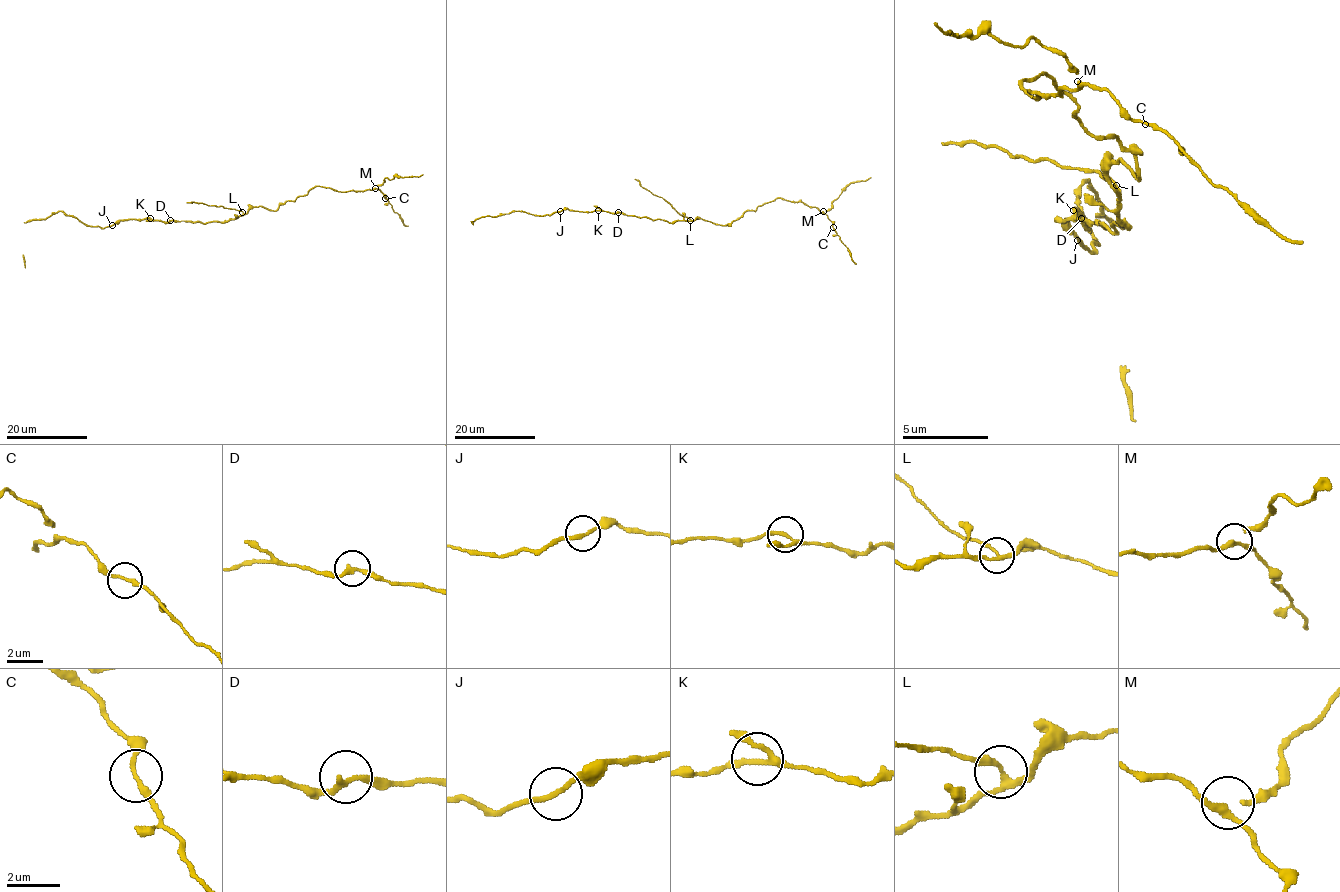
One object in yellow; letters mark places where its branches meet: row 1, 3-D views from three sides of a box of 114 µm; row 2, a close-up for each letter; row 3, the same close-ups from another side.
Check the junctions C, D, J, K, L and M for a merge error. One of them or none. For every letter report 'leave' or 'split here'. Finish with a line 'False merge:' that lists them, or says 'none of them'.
C: leave
D: leave
J: leave
K: leave
L: split here
M: leave
False merge: L

